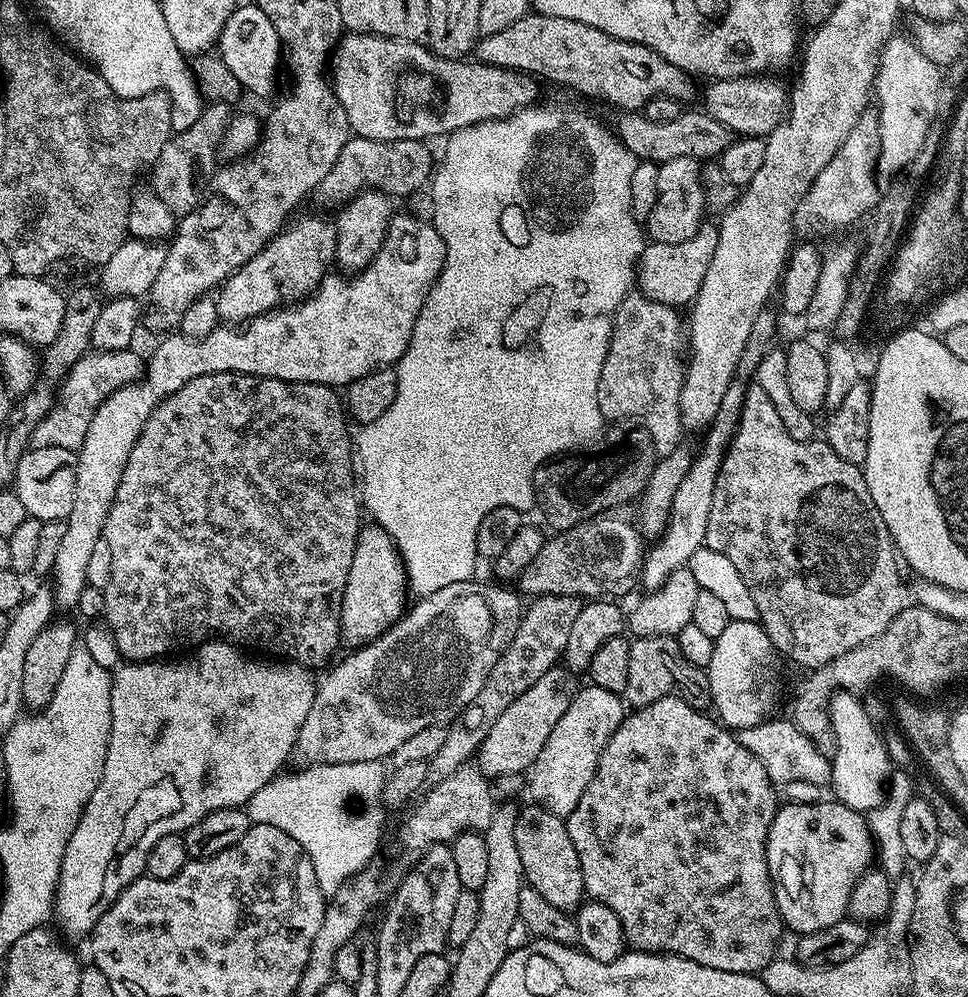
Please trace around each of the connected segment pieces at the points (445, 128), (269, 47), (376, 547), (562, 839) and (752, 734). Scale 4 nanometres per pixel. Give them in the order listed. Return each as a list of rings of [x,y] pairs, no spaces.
[[[344,34],[339,37],[330,56],[330,87],[336,93],[336,101],[346,112],[349,129],[362,138],[428,142],[431,141],[431,136],[443,137],[466,126],[499,120],[525,107],[531,101],[528,99],[536,92],[537,81],[531,75],[512,71],[510,68],[498,68],[481,62],[471,64],[471,59],[468,58],[448,60],[414,40],[360,35],[364,36]]]
[[[254,2],[237,6],[225,25],[222,26],[218,41],[218,54],[222,62],[230,68],[230,74],[238,78],[245,93],[268,96],[276,88],[276,71],[282,68],[282,49],[280,39],[266,14]]]
[[[361,527],[356,538],[354,558],[350,562],[350,574],[342,594],[340,639],[352,650],[377,640],[404,615],[410,600],[408,575],[404,573],[404,561],[396,549],[395,540],[384,528],[371,527]]]
[[[539,806],[521,807],[514,822],[514,843],[518,846],[518,858],[522,858],[522,870],[527,887],[546,898],[546,902],[571,913],[580,907],[586,893],[582,882],[582,862],[578,862],[578,850],[570,842],[568,826],[563,816],[550,814]]]
[[[769,718],[753,728],[739,729],[742,746],[746,746],[746,750],[750,750],[754,758],[758,758],[758,762],[762,762],[773,785],[783,786],[786,782],[814,782],[821,786],[827,785],[832,779],[829,757],[821,748],[814,746],[810,738],[806,738],[806,734],[802,734],[800,727],[793,724],[791,719],[776,719]]]

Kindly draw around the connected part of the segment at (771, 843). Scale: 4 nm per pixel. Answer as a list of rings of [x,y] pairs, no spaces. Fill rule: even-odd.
[[[821,798],[817,804],[789,804],[777,807],[774,822],[766,842],[766,862],[772,879],[772,889],[785,929],[795,934],[826,930],[834,922],[845,919],[850,902],[850,890],[857,878],[867,871],[874,860],[874,841],[867,819],[835,798]]]

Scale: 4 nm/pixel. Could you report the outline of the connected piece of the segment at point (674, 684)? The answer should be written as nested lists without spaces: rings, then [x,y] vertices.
[[[642,636],[632,640],[630,671],[627,672],[626,690],[622,693],[629,709],[645,708],[658,698],[677,696],[690,706],[704,710],[711,705],[710,682],[705,669],[686,662],[675,636]]]

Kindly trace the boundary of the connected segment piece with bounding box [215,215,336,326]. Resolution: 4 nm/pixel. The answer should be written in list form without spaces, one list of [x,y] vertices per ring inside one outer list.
[[[299,216],[277,232],[250,262],[219,285],[215,293],[216,305],[225,325],[240,326],[255,316],[299,304],[320,287],[331,269],[328,267],[333,267],[336,259],[336,225],[329,217],[327,220],[324,216]]]

